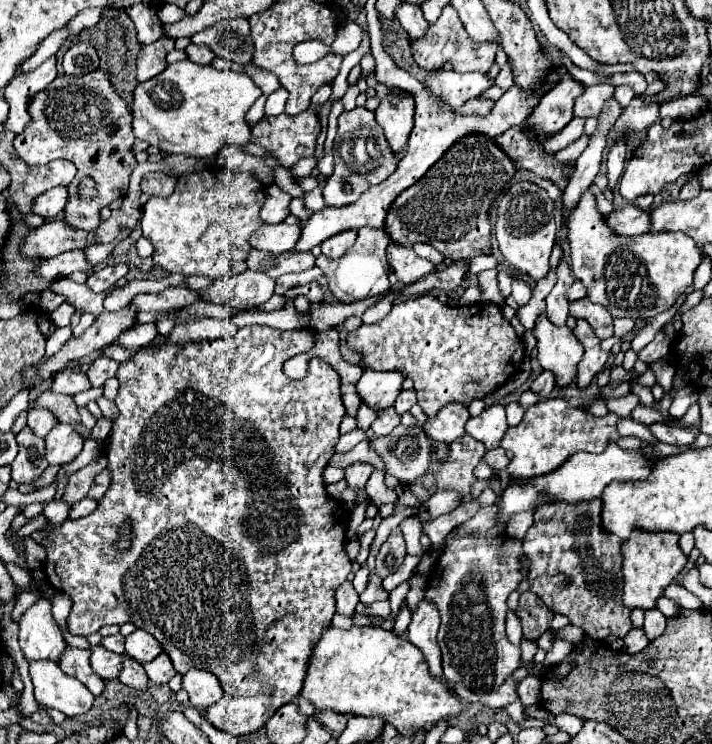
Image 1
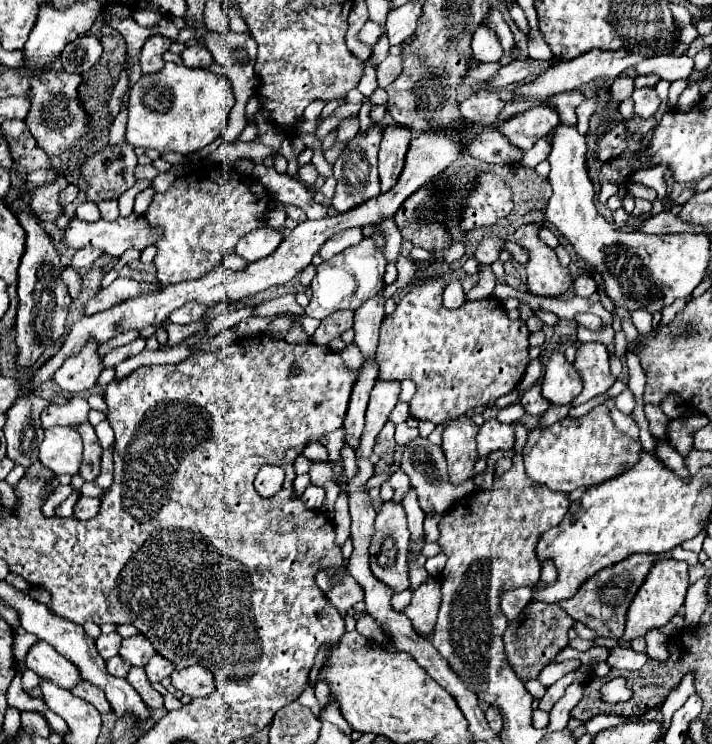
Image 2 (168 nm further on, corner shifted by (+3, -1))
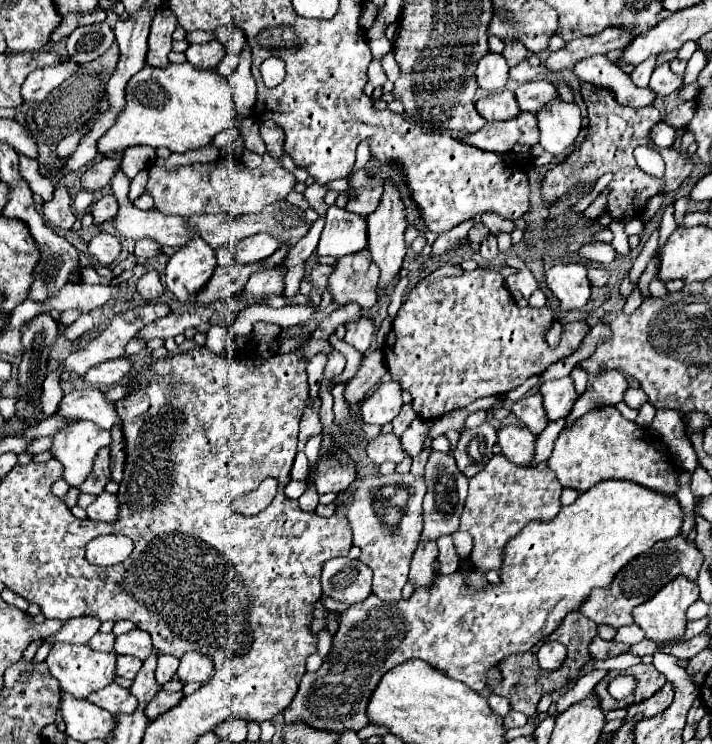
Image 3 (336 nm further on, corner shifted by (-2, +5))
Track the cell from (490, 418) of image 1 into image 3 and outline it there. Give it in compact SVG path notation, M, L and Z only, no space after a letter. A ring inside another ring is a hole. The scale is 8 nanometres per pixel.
M506 425L498 431L498 445L502 447L502 453L520 467L526 467L532 461L534 441L534 433L520 425Z

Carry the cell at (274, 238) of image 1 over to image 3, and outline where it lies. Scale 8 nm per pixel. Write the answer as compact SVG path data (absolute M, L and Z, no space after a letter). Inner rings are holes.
M256 233L236 243L236 261L242 265L256 263L270 257L278 247L280 247L280 241L276 241L276 237L268 233Z

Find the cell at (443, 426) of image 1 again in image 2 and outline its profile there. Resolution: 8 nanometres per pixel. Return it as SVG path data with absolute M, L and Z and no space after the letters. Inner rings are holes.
M457 417L443 431L443 451L449 465L451 483L463 483L475 477L475 463L479 461L477 437L479 425L467 417Z

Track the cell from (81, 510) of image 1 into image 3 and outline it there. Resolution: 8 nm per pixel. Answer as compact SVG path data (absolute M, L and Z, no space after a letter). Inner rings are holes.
M100 493L96 495L96 501L86 509L88 519L94 521L116 521L118 517L118 499L116 495L110 493Z

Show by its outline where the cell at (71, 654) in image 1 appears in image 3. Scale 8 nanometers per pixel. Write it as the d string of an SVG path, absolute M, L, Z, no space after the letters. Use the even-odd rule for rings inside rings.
M118 683L106 685L104 689L92 693L88 697L88 701L100 705L102 709L106 709L108 713L132 713L138 707L136 697L132 697L132 693L124 687L120 687Z

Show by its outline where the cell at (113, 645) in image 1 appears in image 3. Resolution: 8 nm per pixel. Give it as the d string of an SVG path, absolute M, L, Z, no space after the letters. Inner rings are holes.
M96 633L92 639L90 639L90 647L94 651L104 651L104 653L112 653L114 651L114 633Z

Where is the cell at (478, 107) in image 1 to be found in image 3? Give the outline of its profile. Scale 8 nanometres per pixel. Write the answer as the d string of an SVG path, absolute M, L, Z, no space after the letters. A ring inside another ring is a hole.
M500 91L500 93L492 93L492 95L482 97L480 101L476 101L476 111L486 121L510 119L510 117L516 117L520 113L512 91Z

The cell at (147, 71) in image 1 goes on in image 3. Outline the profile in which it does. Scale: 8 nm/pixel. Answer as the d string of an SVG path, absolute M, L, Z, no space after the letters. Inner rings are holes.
M160 7L152 19L150 37L148 37L148 55L146 63L152 67L166 67L168 53L172 51L172 33L178 25L176 15L168 7Z

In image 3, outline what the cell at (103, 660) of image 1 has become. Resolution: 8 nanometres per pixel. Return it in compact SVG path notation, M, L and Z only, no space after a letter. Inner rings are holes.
M118 655L116 657L116 675L118 677L132 681L136 677L136 673L140 671L140 667L142 667L142 661L136 657L130 657L130 655Z

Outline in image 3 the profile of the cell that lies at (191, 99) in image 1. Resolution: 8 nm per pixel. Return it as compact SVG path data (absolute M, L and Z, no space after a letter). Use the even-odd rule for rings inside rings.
M170 63L166 69L146 65L126 87L126 109L98 141L102 155L132 145L168 147L172 153L200 149L234 119L234 87L214 69L196 69L192 63Z

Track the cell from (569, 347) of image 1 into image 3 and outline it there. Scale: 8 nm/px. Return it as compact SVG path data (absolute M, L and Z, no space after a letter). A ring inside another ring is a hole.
M562 377L562 379L552 379L546 381L540 387L540 393L544 397L544 407L546 415L550 421L556 421L560 417L566 417L572 411L572 405L578 399L578 393L574 389L572 377Z

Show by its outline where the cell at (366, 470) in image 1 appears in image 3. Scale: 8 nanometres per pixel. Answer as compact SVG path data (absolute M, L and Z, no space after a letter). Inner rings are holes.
M396 381L382 383L360 407L362 419L366 423L376 423L376 425L386 425L390 423L402 407L402 389L396 385Z

